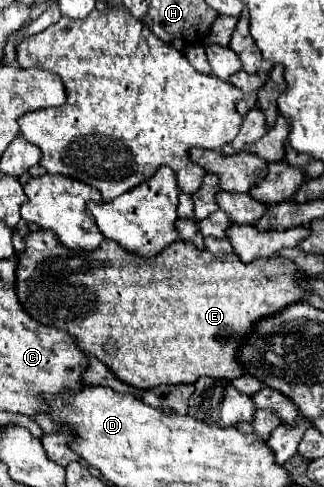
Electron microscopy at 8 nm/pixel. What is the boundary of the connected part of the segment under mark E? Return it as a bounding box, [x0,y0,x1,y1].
[17,230,307,390]

